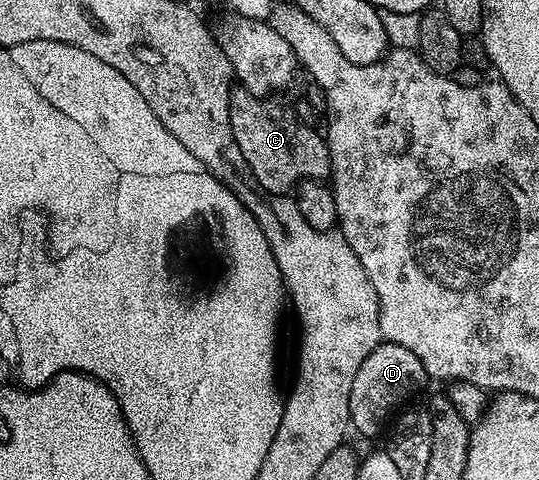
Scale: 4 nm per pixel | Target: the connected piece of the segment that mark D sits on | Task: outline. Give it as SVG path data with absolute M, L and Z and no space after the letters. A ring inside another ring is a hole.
M382 341L380 346L369 353L367 360L359 364L359 372L355 372L355 384L351 384L351 396L347 399L347 414L352 425L354 422L357 426L369 426L372 422L383 421L389 413L392 415L398 408L404 407L404 402L412 394L419 393L425 382L427 383L427 375L423 364L419 356L411 352L411 348Z

